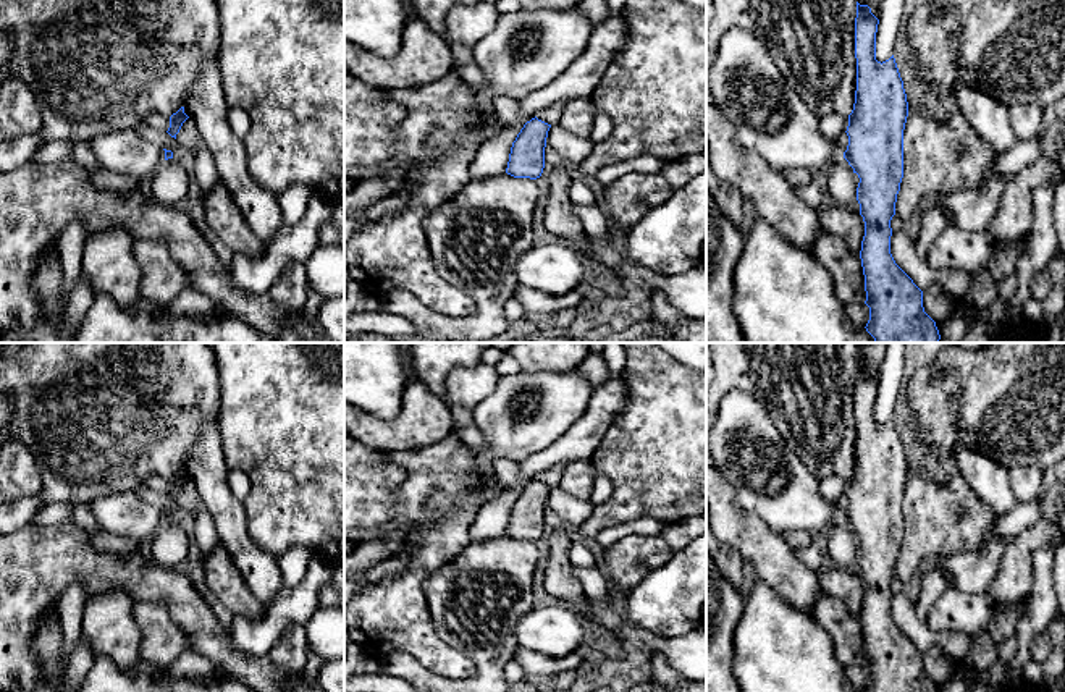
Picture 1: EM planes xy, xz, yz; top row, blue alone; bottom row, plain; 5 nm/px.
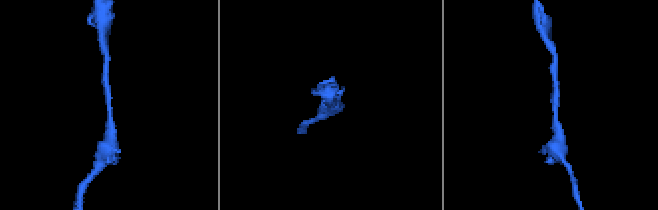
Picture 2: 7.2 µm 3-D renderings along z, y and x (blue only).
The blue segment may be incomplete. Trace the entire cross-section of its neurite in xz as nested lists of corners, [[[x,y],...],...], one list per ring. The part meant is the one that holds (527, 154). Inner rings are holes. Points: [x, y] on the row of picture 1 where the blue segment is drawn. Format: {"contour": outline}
{"contour": [[[532,118],[512,142],[506,173],[514,178],[537,179],[545,168],[545,147],[551,124]]]}

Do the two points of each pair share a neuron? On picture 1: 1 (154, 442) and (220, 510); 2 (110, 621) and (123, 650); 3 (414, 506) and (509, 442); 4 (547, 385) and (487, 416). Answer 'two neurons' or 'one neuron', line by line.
1: two neurons
2: one neuron
3: two neurons
4: one neuron

